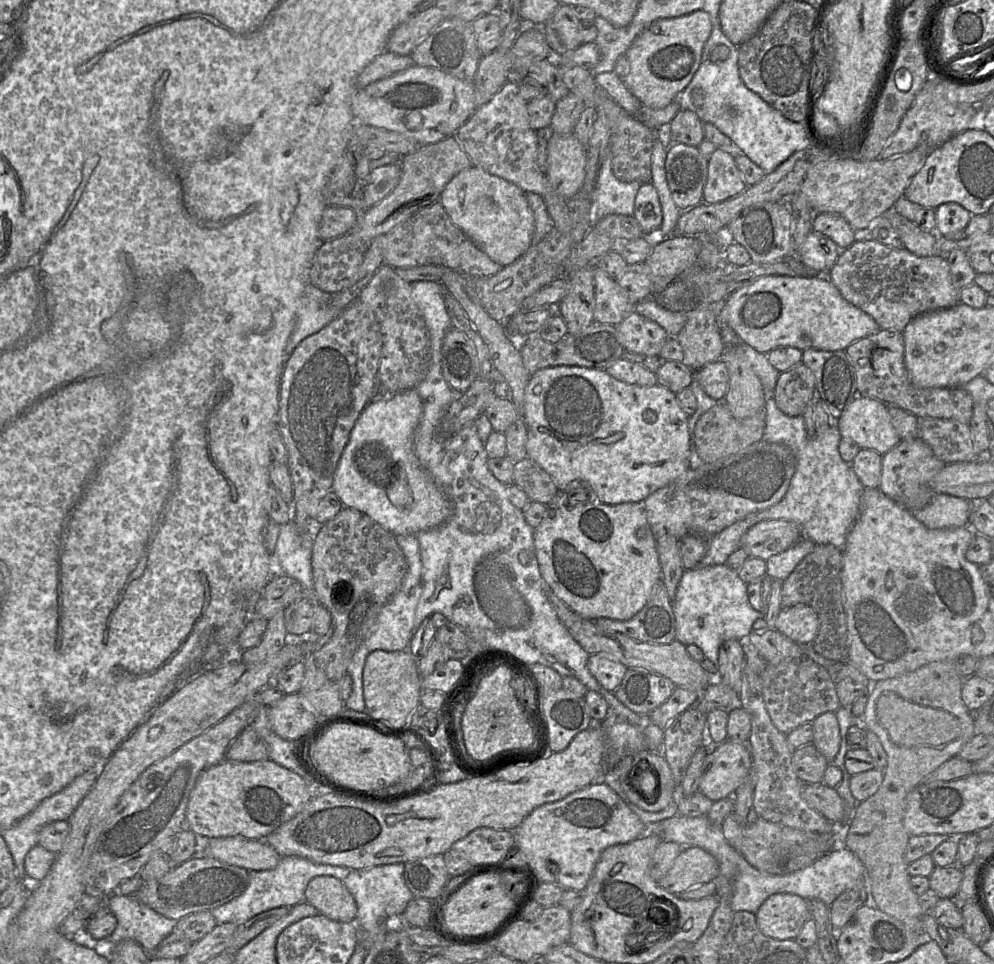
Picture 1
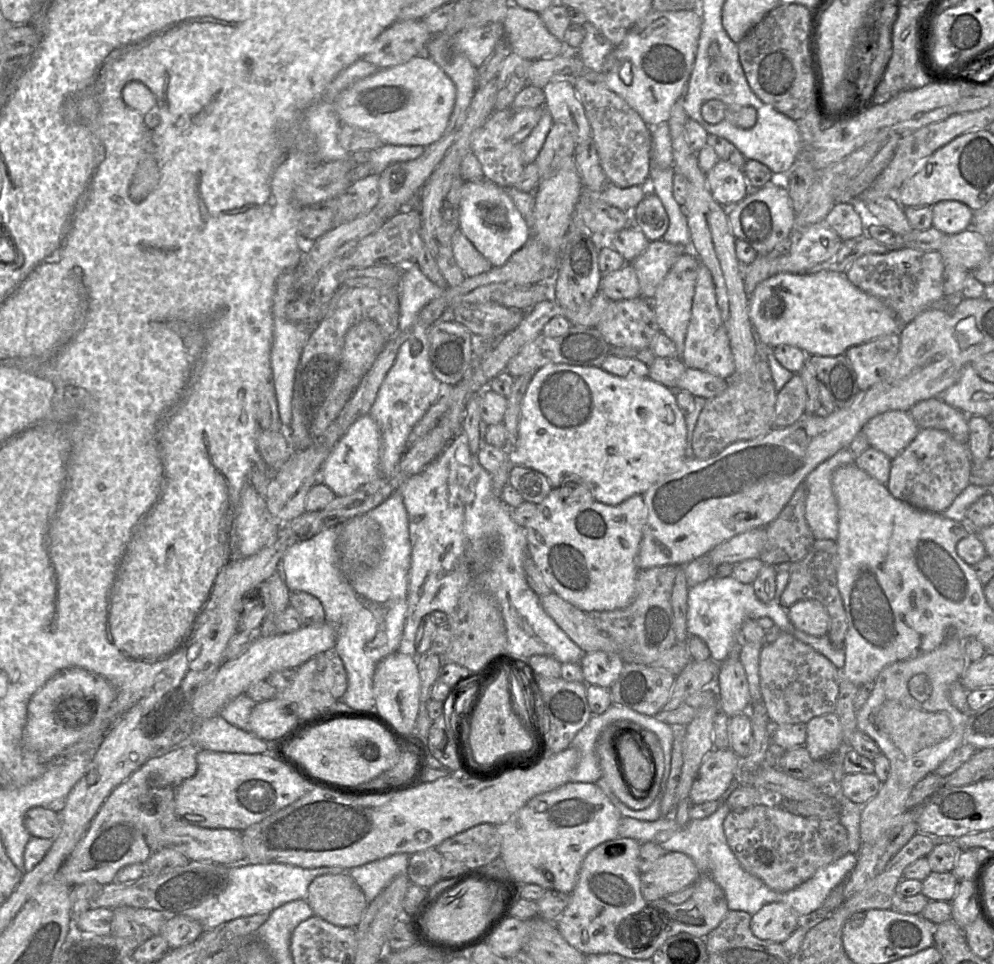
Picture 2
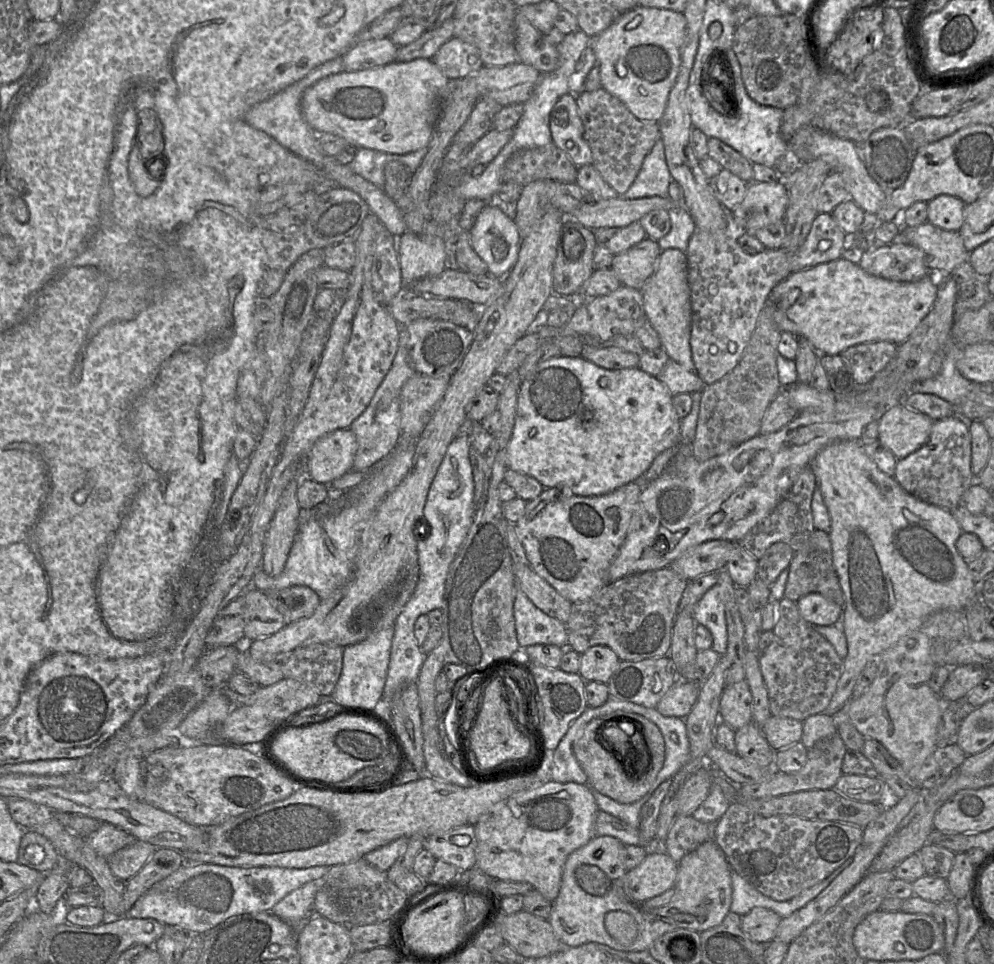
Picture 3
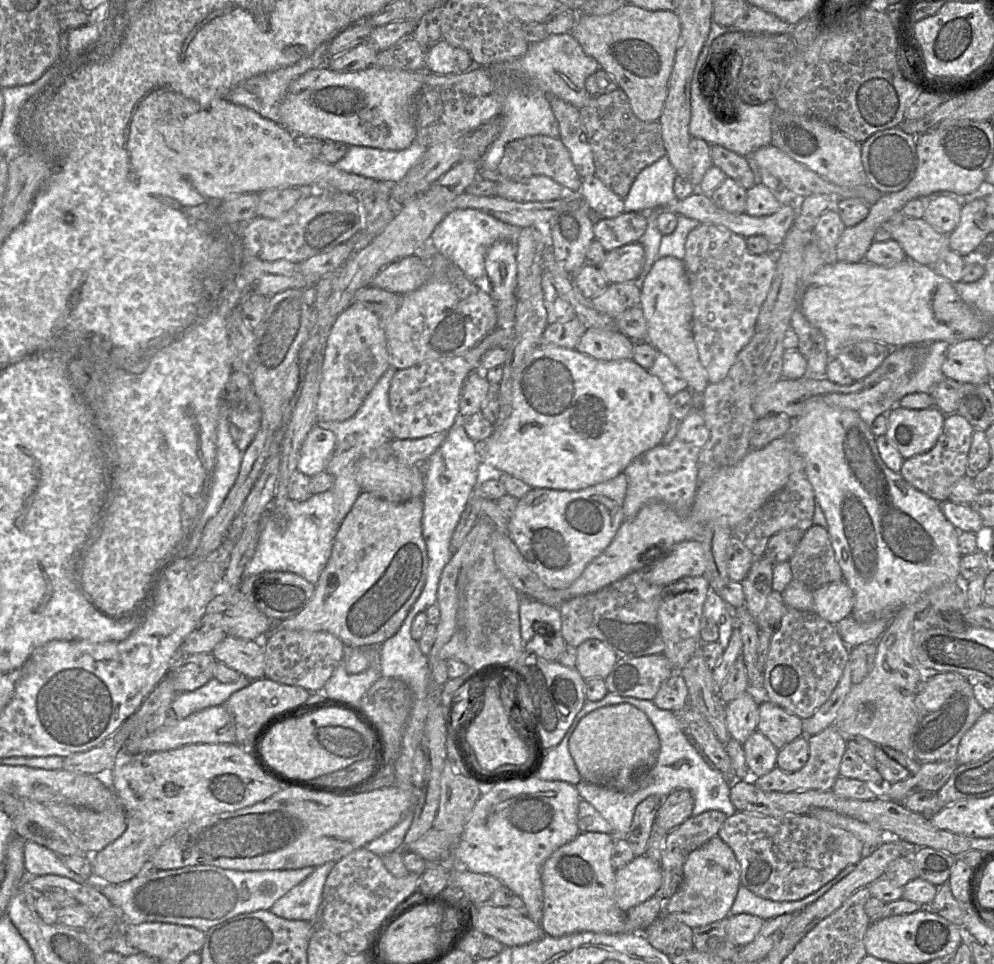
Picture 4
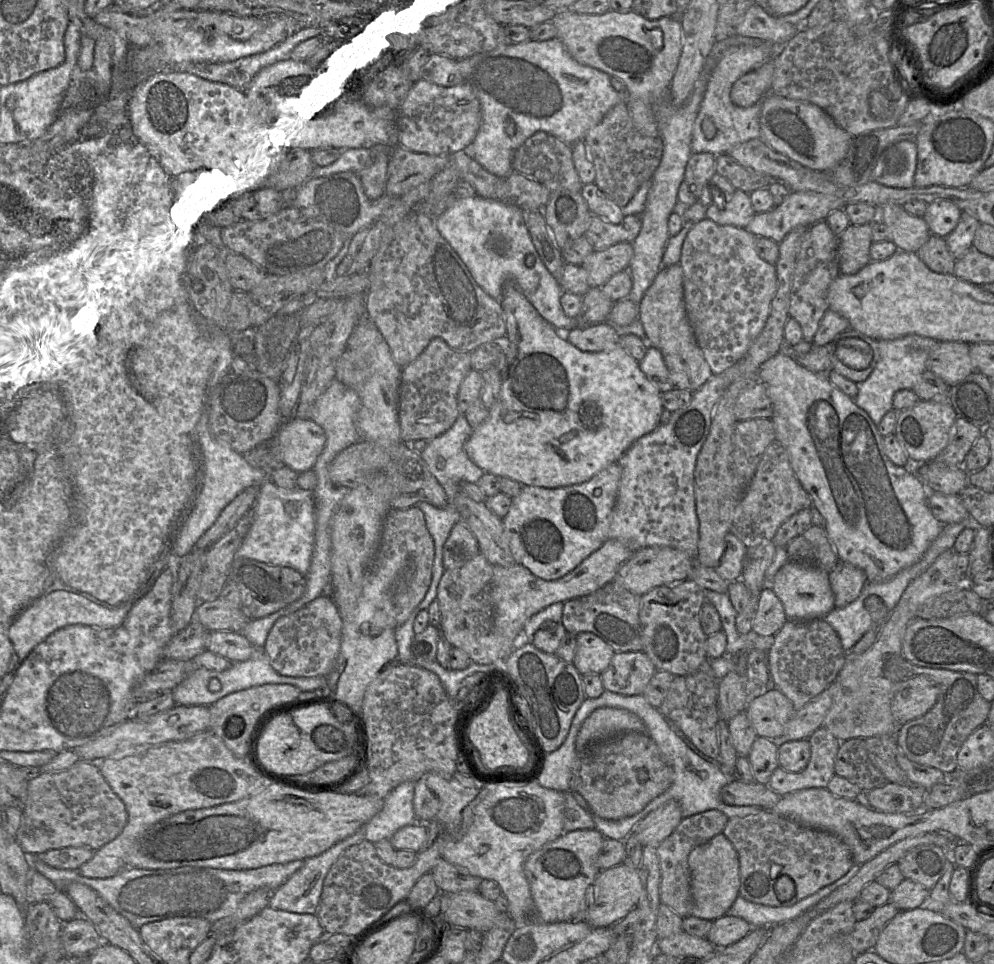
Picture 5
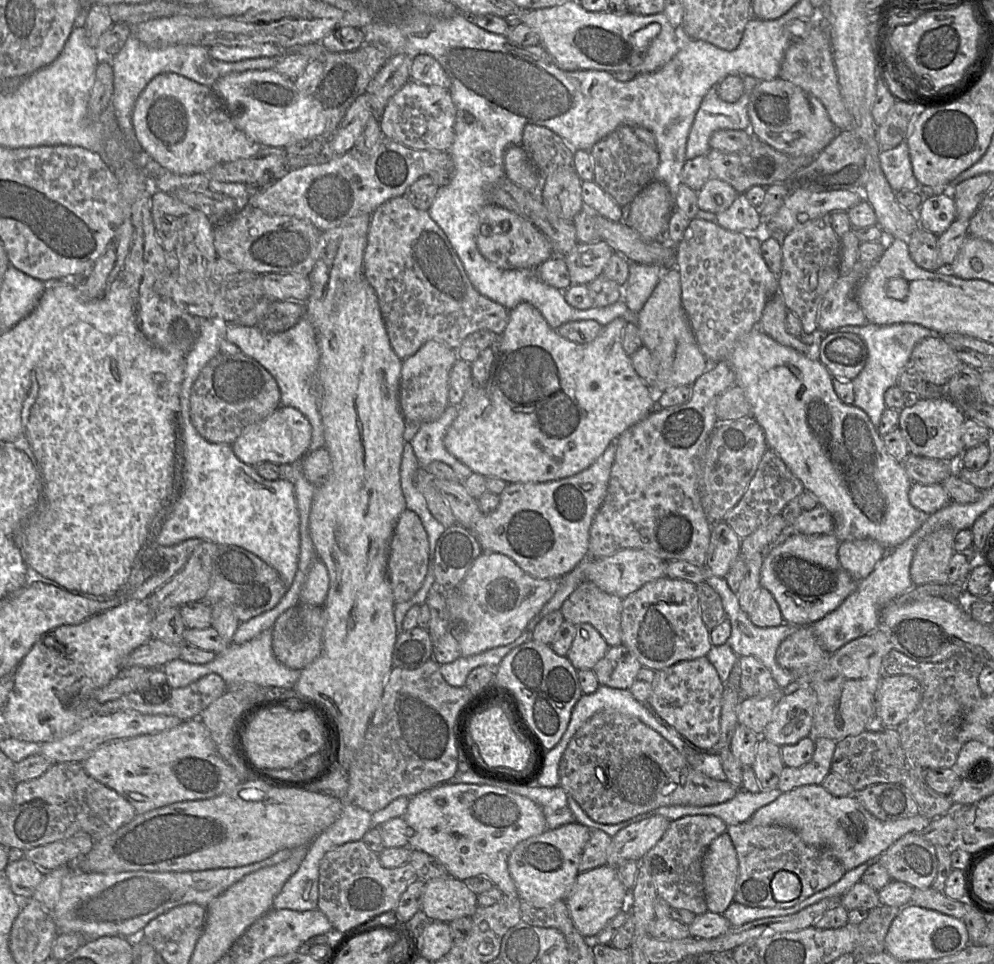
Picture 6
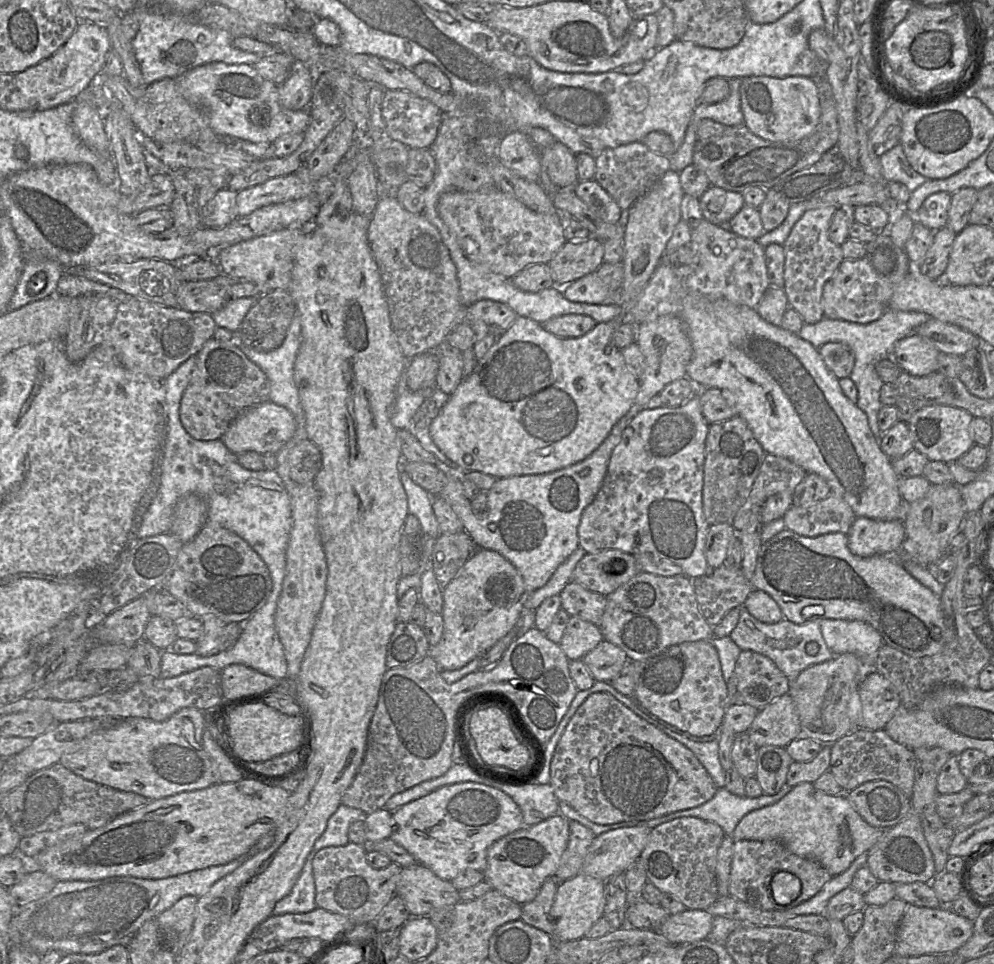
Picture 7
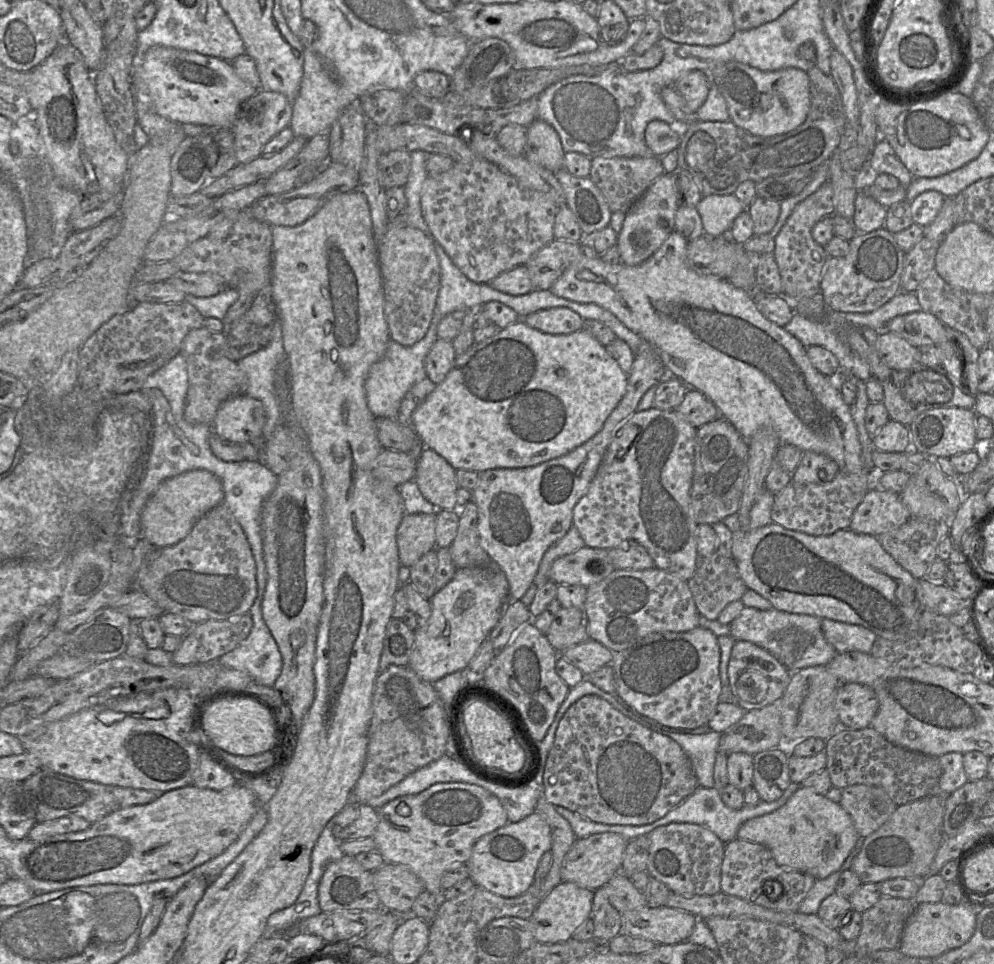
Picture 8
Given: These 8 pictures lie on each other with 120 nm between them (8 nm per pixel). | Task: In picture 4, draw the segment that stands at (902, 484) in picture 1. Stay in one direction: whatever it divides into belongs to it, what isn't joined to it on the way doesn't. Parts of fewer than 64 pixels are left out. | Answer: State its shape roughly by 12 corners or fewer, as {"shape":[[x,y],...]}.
{"shape":[[946,415],[928,452],[904,460],[901,476],[937,502],[968,472],[974,428]]}

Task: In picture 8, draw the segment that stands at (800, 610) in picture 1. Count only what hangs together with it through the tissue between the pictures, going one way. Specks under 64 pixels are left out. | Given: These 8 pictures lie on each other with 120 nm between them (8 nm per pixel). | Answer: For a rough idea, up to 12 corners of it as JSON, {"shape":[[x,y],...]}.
{"shape":[[870,489],[849,529],[877,537],[910,518],[900,495]]}

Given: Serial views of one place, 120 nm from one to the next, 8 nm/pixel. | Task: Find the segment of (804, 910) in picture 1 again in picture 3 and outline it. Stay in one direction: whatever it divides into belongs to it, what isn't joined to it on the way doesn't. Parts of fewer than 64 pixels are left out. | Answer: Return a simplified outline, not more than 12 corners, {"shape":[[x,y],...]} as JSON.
{"shape":[[757,907],[741,917],[751,940],[773,941],[781,919]]}

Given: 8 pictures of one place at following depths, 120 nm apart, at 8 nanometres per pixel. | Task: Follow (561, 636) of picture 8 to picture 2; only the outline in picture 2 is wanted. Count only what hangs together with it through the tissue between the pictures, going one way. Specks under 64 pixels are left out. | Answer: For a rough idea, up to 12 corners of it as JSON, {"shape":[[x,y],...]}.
{"shape":[[603,651],[584,653],[584,682],[607,689],[624,664]]}

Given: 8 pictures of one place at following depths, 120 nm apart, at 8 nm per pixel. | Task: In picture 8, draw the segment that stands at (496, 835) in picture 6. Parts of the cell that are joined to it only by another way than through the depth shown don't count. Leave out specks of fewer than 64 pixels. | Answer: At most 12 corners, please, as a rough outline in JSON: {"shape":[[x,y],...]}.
{"shape":[[436,783],[377,809],[386,863],[443,898],[443,874],[508,823],[499,800]]}

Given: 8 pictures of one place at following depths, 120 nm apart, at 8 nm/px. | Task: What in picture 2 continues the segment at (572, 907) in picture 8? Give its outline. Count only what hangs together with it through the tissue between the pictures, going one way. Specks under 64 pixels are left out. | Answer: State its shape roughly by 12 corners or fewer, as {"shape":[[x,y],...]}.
{"shape":[[667,852],[642,873],[641,893],[656,901],[694,884],[688,855]]}

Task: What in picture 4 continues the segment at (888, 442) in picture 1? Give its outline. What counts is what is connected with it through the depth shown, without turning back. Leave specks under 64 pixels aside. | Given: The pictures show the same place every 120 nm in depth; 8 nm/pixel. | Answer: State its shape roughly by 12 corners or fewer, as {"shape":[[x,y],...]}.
{"shape":[[933,406],[887,413],[885,434],[904,460],[930,451],[946,415]]}

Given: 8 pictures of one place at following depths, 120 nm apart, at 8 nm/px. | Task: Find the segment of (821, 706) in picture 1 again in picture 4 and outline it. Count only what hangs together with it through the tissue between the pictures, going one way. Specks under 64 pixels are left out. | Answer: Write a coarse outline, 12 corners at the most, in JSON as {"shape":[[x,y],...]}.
{"shape":[[785,604],[764,667],[768,700],[802,720],[830,697],[850,649]]}

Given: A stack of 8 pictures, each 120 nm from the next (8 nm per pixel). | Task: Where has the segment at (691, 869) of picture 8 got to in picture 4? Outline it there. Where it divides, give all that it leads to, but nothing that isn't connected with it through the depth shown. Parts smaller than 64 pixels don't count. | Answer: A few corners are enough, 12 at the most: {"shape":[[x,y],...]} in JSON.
{"shape":[[727,815],[690,816],[667,833],[661,853],[668,900],[683,880],[688,855],[718,834]]}

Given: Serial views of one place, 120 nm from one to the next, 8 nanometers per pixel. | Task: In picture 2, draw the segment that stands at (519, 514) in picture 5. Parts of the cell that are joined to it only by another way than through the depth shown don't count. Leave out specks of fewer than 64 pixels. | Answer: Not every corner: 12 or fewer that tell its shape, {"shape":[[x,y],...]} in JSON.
{"shape":[[565,503],[523,527],[553,592],[583,612],[626,607],[648,511]]}

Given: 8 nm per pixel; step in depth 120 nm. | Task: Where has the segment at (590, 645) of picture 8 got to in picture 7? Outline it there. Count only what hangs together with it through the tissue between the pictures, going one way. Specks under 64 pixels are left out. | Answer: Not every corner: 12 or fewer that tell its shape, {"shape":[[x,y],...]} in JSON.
{"shape":[[605,640],[581,659],[595,681],[606,683],[627,660]]}

